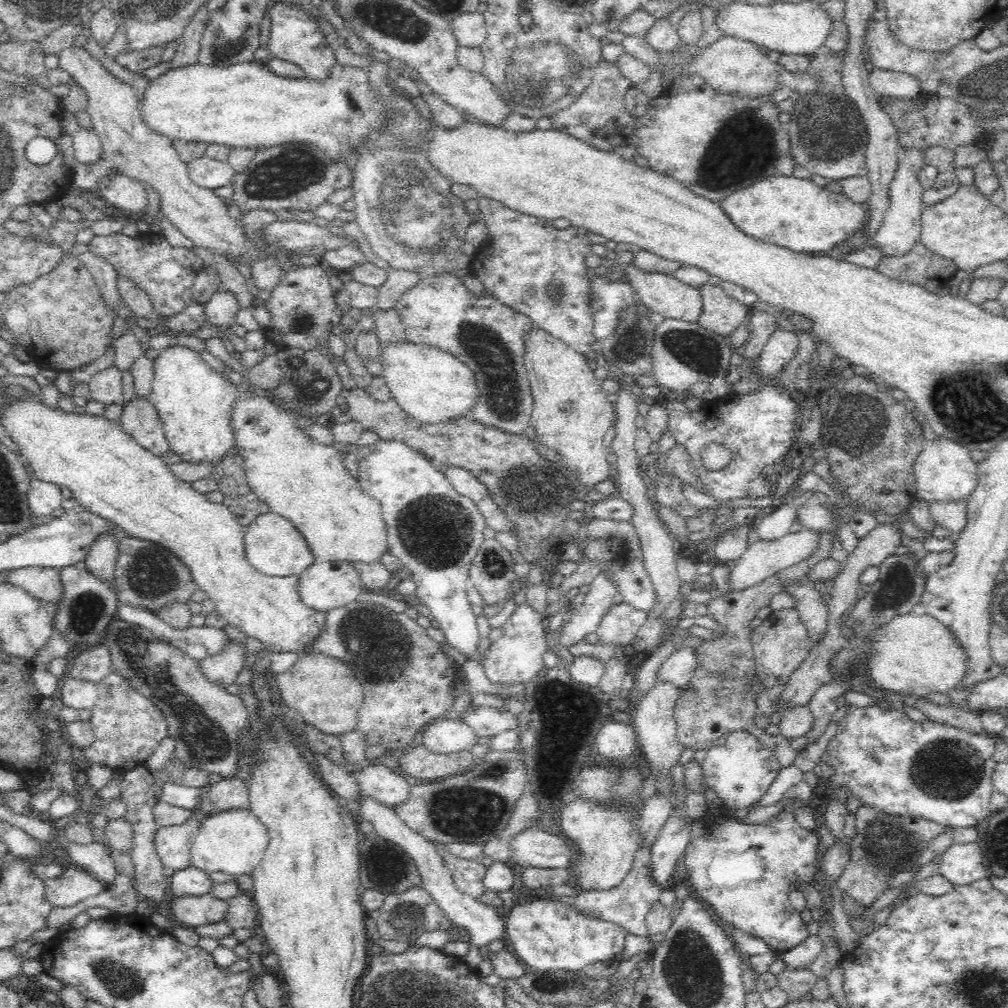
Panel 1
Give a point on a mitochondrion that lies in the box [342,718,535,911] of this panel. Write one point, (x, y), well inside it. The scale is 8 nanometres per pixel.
(466, 812)

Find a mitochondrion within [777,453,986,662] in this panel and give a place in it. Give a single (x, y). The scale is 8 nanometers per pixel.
(900, 590)

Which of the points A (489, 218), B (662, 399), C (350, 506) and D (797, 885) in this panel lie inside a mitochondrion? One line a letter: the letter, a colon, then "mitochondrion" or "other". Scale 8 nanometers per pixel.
A: other
B: other
C: other
D: other

